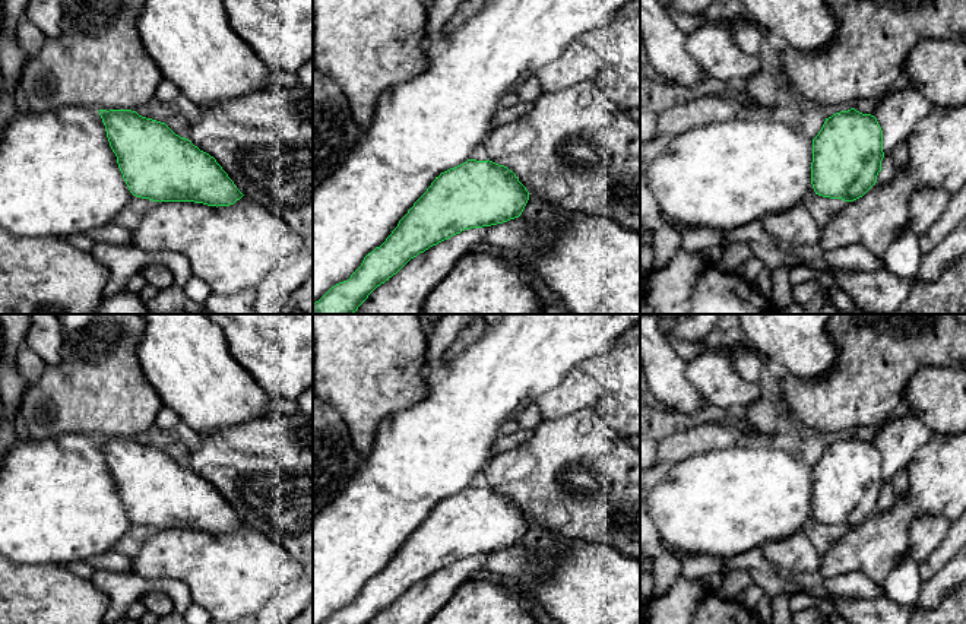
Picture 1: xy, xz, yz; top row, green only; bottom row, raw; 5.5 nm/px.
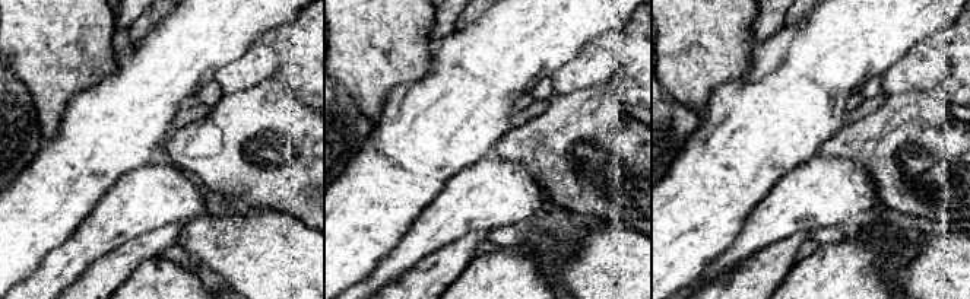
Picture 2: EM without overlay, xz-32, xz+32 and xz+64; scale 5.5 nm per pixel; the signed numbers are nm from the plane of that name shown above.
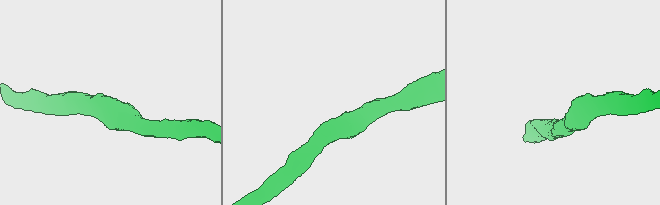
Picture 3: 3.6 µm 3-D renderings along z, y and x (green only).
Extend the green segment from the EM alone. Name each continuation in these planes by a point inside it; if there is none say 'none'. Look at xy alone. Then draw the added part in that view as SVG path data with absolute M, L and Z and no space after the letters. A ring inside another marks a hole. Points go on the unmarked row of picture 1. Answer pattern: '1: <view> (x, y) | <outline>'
1: xy (59, 503) | M64 433L44 440L18 441L0 468L0 554L19 564L69 564L104 554L132 528L96 437Z

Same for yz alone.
1: yz (727, 501) | M741 443L678 462L649 492L644 504L663 544L731 558L814 523L811 490L813 468L804 459L780 449Z

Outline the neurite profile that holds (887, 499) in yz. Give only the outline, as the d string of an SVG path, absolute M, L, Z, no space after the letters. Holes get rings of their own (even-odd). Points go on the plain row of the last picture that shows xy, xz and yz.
M884 482L881 488L881 498L877 503L877 511L889 510L896 501L894 488L891 482Z

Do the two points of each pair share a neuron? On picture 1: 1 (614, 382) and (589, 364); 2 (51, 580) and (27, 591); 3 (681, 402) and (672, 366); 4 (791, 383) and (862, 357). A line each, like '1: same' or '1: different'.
1: same
2: same
3: same
4: same

